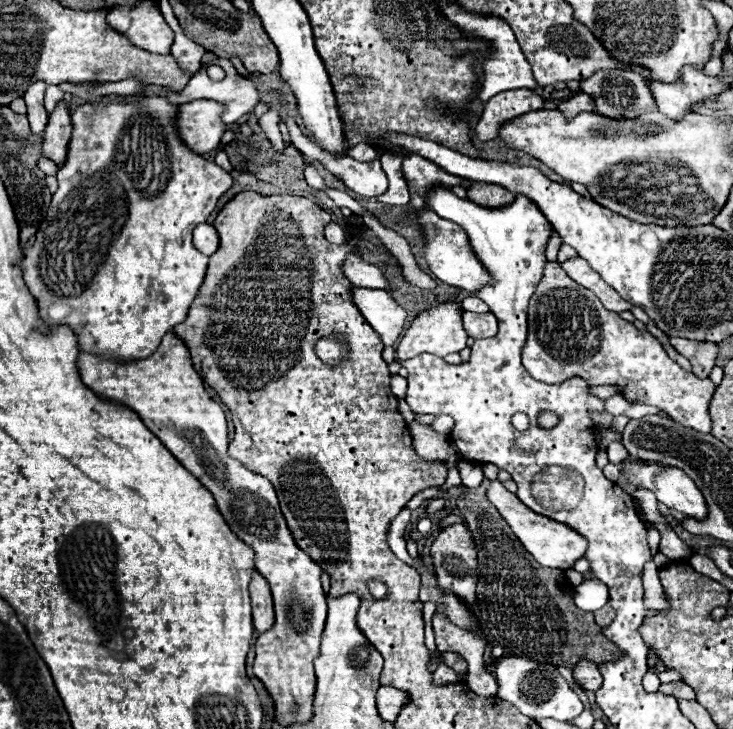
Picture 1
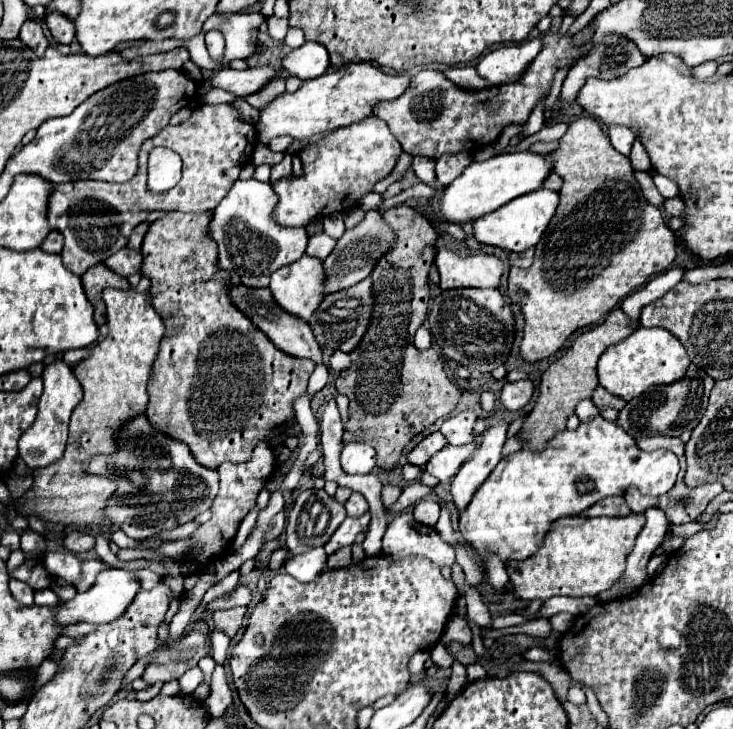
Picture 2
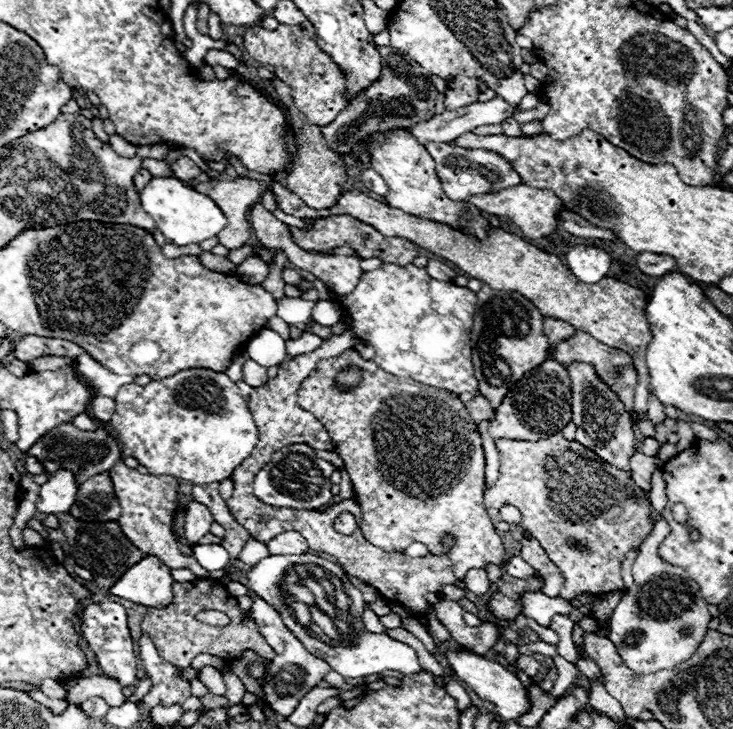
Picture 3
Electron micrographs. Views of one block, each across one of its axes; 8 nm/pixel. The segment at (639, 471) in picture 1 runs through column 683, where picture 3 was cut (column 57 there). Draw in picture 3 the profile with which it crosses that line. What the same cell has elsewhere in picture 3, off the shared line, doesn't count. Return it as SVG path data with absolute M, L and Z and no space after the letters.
M60 470L48 476L48 482L40 488L40 500L36 502L36 508L44 514L58 514L58 512L70 512L72 504L76 502L78 484L72 472Z

